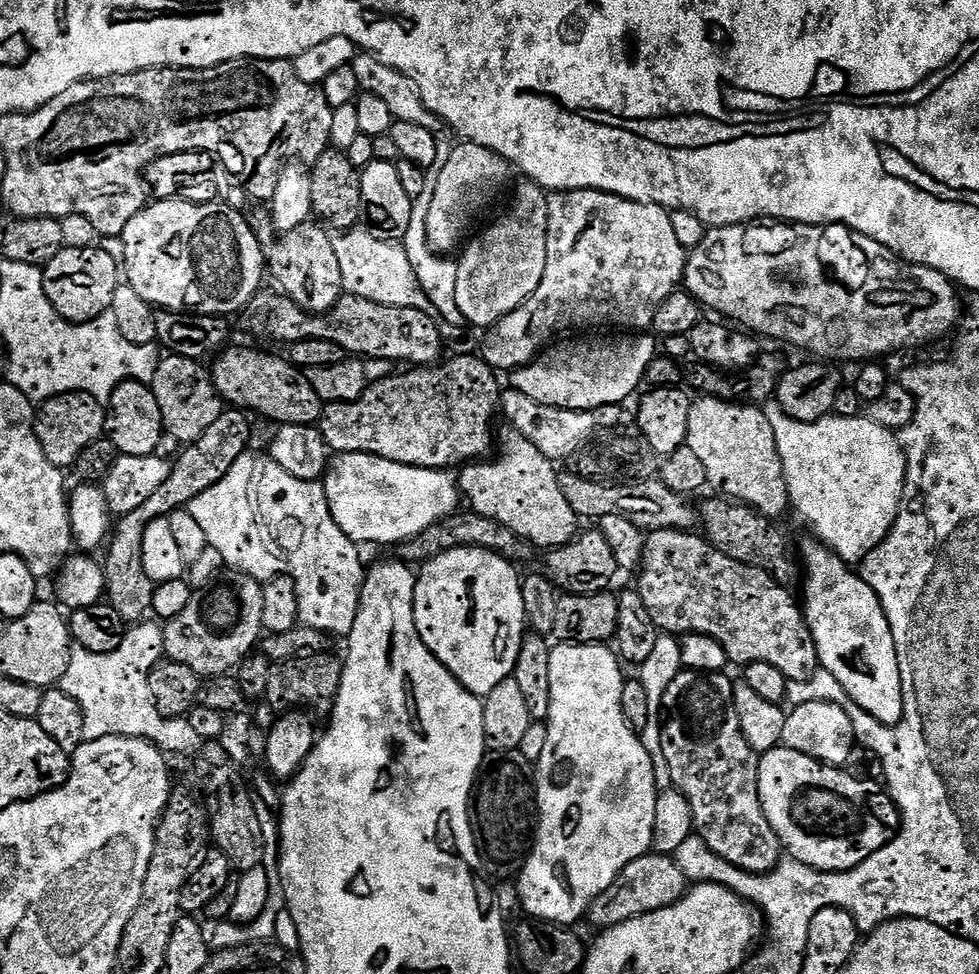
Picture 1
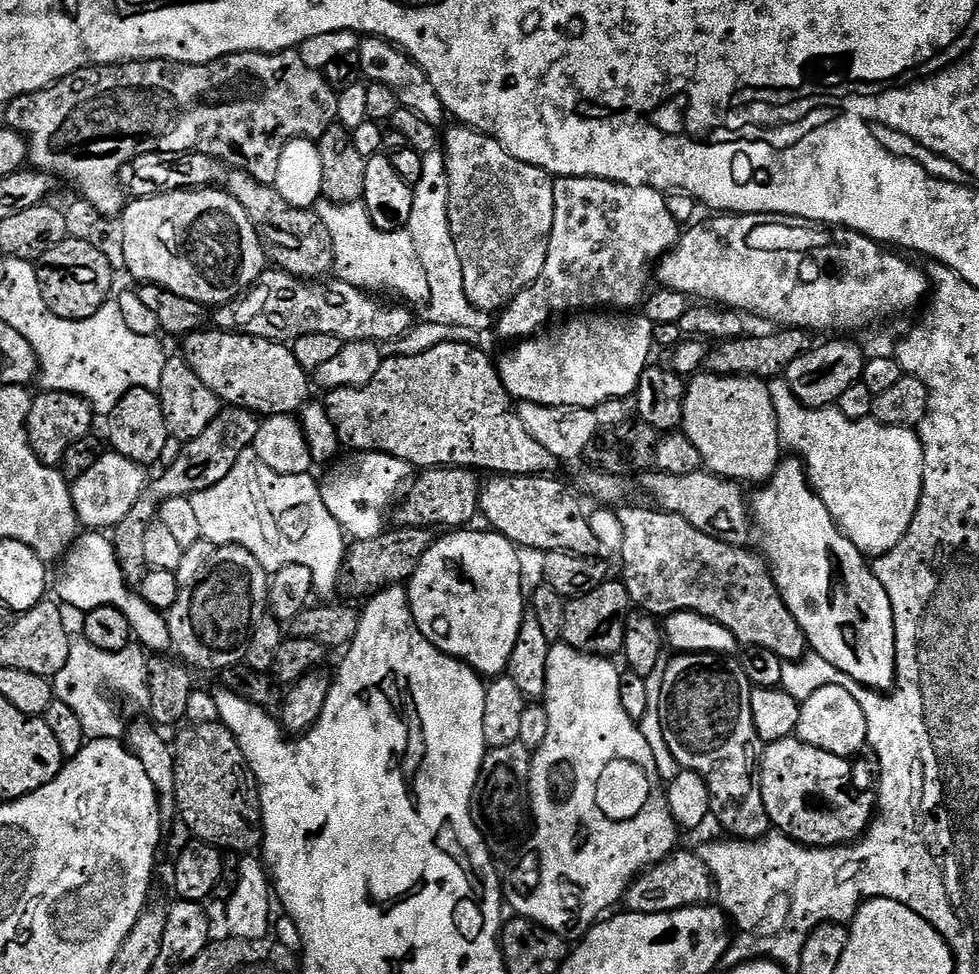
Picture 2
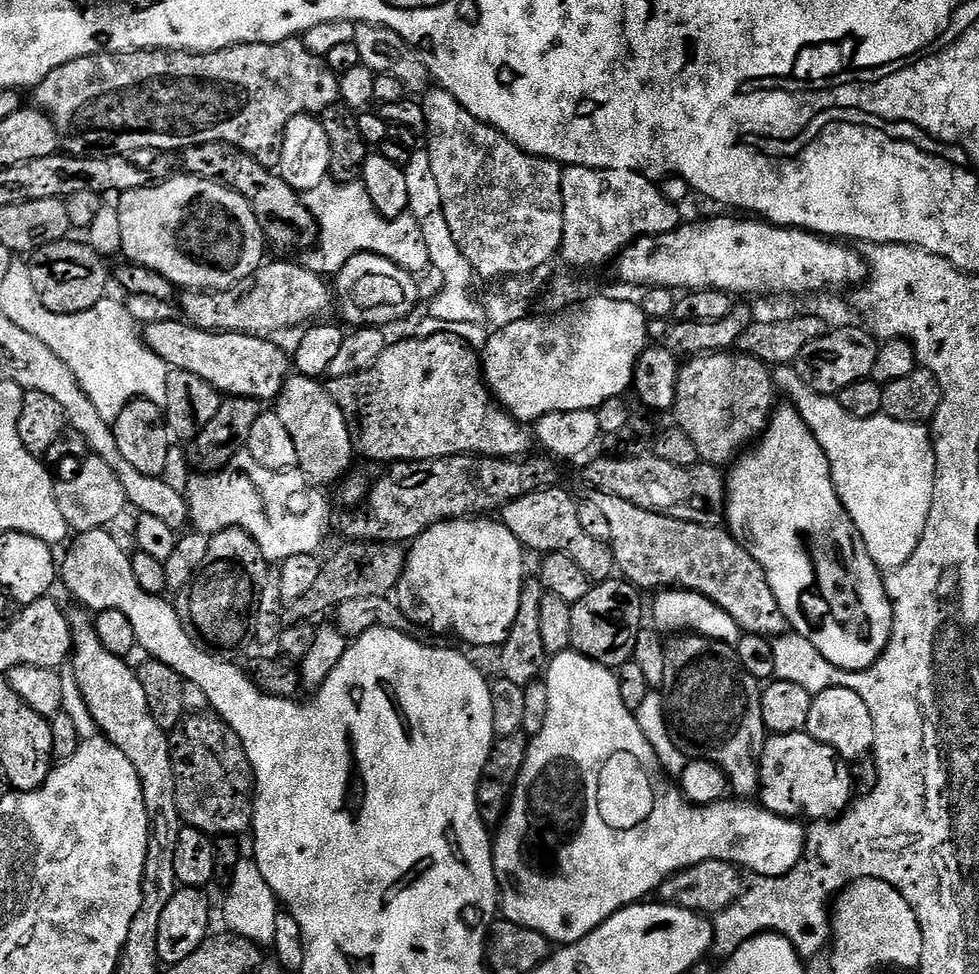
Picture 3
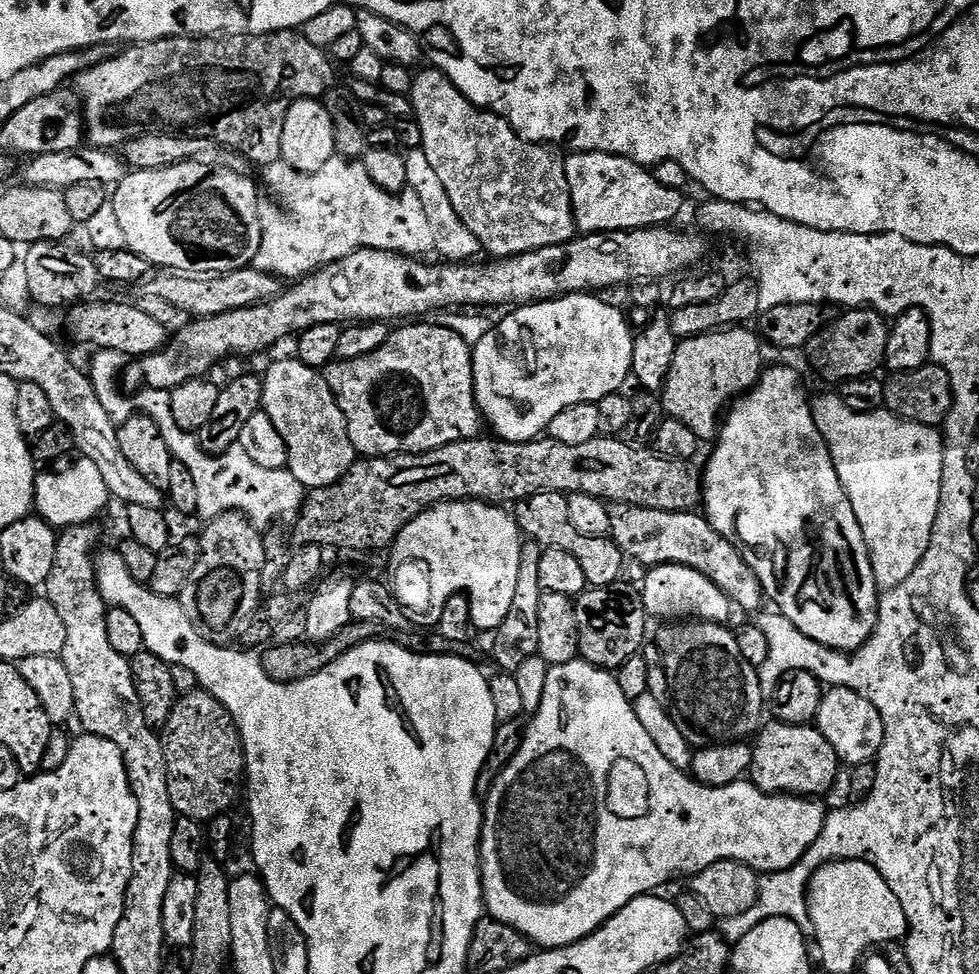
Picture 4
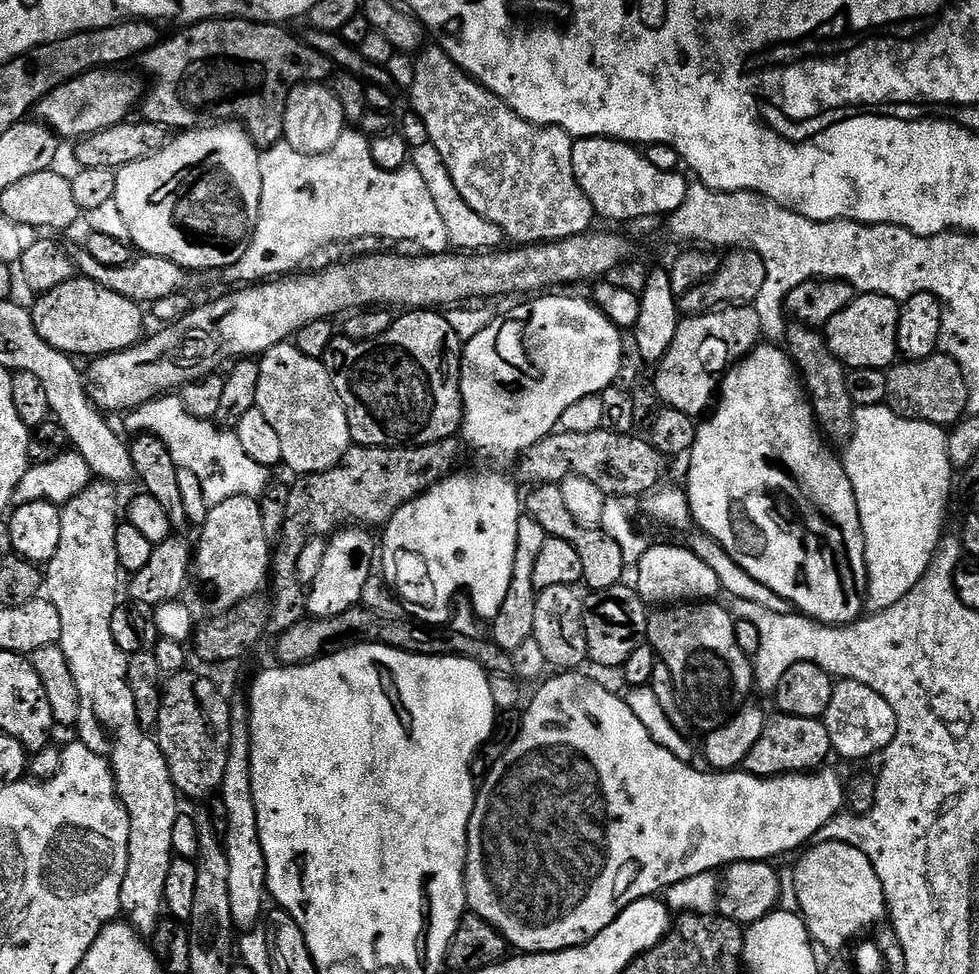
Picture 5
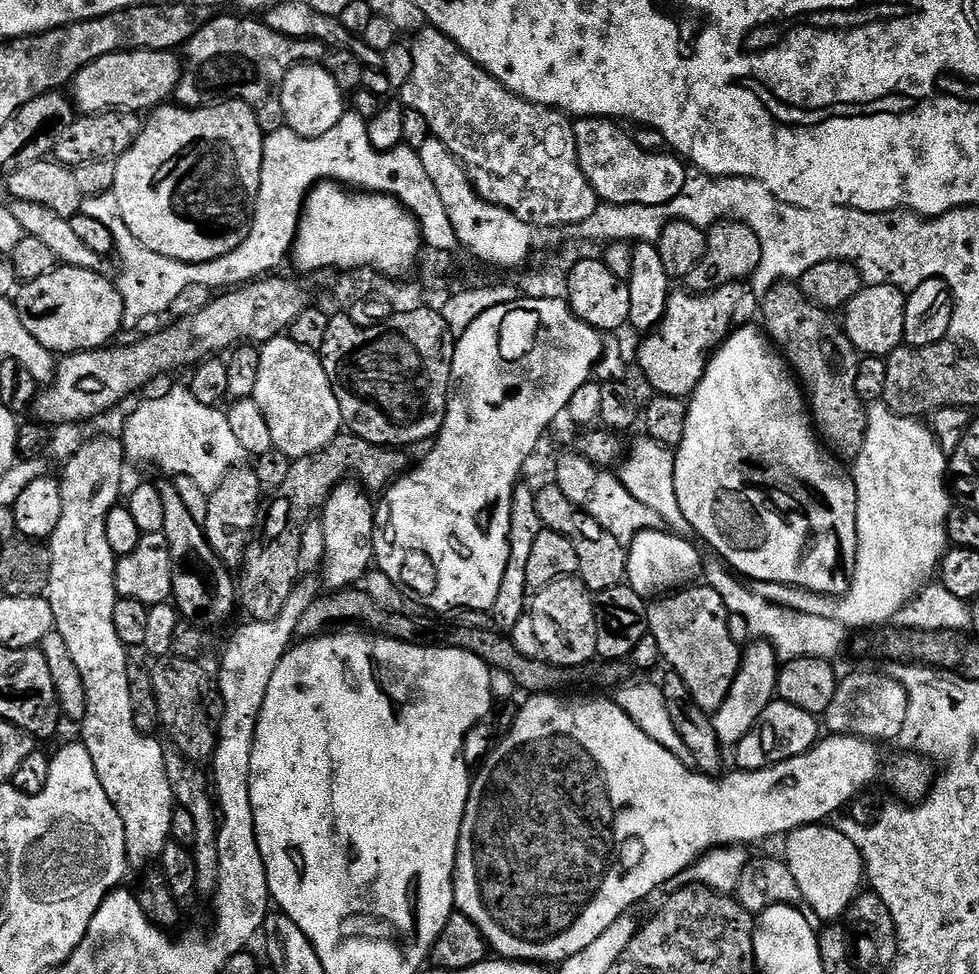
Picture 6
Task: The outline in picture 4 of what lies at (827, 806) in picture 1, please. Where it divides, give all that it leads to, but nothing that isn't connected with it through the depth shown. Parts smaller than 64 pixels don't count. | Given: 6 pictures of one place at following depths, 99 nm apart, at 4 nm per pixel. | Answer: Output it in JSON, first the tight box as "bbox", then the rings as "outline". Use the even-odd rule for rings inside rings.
{"bbox":[750,722,842,798],"outline":[[[779,722],[765,723],[754,737],[752,744],[752,766],[750,769],[750,780],[758,786],[758,790],[773,794],[787,794],[790,796],[802,796],[805,798],[823,797],[823,792],[828,792],[836,784],[836,779],[840,776],[842,762],[826,742],[826,738],[821,734],[819,728],[806,724],[781,724]]]}

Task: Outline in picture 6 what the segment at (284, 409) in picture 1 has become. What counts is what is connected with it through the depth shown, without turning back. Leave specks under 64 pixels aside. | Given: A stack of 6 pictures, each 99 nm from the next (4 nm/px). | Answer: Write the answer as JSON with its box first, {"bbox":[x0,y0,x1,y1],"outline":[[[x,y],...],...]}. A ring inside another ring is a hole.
{"bbox":[14,266,126,354],"outline":[[[57,266],[50,274],[42,274],[42,278],[27,281],[15,293],[14,303],[22,326],[54,354],[95,352],[111,345],[120,327],[126,324],[119,287],[94,270]]]}

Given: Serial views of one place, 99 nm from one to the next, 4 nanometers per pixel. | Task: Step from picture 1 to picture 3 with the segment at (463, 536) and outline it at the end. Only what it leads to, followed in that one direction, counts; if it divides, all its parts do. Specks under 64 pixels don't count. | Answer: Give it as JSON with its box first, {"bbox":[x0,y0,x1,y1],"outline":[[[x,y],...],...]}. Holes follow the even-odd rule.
{"bbox":[284,542,408,625],"outline":[[[347,542],[329,560],[320,566],[318,579],[312,589],[284,610],[284,619],[289,625],[312,622],[323,612],[331,613],[342,602],[353,598],[374,598],[395,593],[400,586],[404,568],[408,565],[405,549],[398,544],[374,544],[371,542]]]}

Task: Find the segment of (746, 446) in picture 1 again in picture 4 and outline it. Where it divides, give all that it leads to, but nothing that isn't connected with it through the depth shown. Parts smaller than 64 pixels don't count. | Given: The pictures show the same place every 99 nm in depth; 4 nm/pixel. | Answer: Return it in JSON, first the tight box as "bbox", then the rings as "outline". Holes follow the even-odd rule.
{"bbox":[662,326,766,442],"outline":[[[733,326],[677,343],[674,366],[670,366],[670,374],[664,383],[662,408],[671,419],[690,426],[702,442],[715,441],[730,402],[752,391],[766,367],[765,345],[750,329]]]}

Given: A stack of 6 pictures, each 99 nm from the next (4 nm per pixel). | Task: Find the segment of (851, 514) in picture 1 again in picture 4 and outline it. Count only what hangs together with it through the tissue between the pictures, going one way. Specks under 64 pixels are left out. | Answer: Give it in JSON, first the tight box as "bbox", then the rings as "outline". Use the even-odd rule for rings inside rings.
{"bbox":[810,391,944,592],"outline":[[[835,391],[825,396],[813,395],[810,403],[814,422],[834,458],[834,466],[838,470],[838,478],[842,478],[850,506],[854,506],[854,514],[858,514],[876,587],[884,592],[894,590],[894,586],[902,586],[902,582],[914,574],[914,566],[922,562],[922,554],[926,554],[926,546],[930,546],[930,534],[934,530],[934,518],[938,514],[942,494],[944,437],[935,427],[903,420],[887,410],[855,412],[843,404]]]}

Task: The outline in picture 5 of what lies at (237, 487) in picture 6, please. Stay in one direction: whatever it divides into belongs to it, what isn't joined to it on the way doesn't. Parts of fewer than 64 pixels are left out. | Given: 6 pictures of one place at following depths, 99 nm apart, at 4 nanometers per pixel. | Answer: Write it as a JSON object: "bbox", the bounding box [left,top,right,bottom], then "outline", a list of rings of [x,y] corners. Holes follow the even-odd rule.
{"bbox":[194,496,270,613],"outline":[[[250,496],[226,498],[226,502],[211,505],[204,524],[199,525],[200,545],[194,548],[194,576],[200,579],[204,592],[208,595],[208,604],[213,613],[229,612],[244,600],[253,599],[260,587],[265,587],[270,572],[270,542],[262,526],[262,510],[259,499]]]}

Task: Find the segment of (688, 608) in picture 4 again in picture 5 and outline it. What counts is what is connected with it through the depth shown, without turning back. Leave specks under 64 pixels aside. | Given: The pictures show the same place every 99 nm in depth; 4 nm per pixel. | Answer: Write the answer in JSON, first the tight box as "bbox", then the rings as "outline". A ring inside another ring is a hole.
{"bbox":[634,544,722,606],"outline":[[[656,544],[640,556],[634,580],[636,592],[648,606],[675,606],[681,602],[708,602],[721,595],[722,589],[714,570],[694,554],[691,547]]]}

